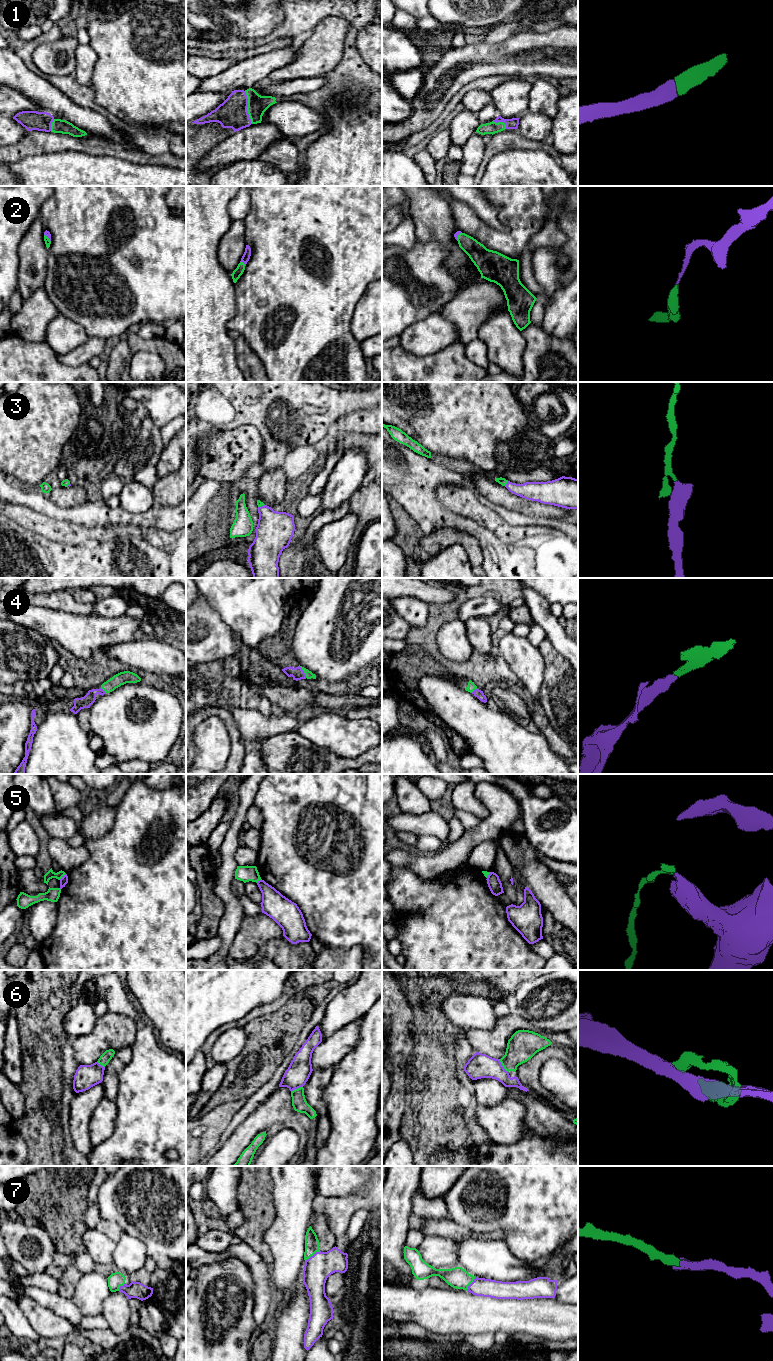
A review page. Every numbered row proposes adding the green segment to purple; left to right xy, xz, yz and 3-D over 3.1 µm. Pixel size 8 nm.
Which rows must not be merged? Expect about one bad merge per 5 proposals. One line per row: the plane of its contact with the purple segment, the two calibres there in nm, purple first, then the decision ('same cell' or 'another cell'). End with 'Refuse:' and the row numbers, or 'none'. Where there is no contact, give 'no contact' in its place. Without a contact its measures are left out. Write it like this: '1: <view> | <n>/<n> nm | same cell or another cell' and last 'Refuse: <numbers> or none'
1: xz | 240/160 nm | same cell
2: xz | 70/70 nm | same cell
3: yz | 160/60 nm | same cell
4: xz | 100/60 nm | same cell
5: xy | 60/70 nm | another cell
6: yz | 190/240 nm | same cell
7: xz | 220/110 nm | same cell
Refuse: 5

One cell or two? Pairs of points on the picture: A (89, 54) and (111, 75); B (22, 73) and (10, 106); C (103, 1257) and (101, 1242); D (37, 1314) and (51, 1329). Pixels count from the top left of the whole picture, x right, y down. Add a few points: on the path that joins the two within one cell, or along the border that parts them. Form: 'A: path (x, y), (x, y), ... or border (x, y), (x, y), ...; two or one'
A: border (88, 44), (97, 56), (91, 84); two
B: border (10, 86), (21, 92), (35, 104); two
C: path (102, 1253), (101, 1246); one
D: path (40, 1318), (47, 1325); one

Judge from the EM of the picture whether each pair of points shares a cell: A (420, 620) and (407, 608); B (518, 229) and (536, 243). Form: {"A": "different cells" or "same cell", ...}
{"A": "same cell", "B": "different cells"}

